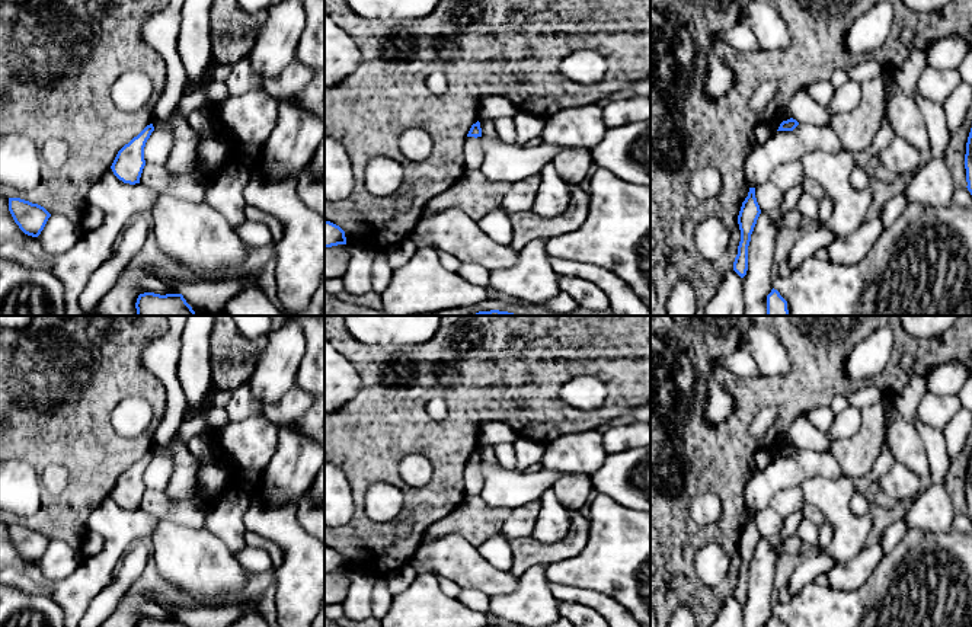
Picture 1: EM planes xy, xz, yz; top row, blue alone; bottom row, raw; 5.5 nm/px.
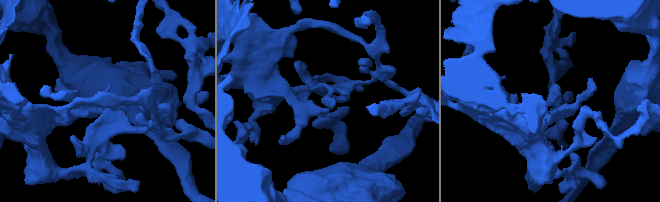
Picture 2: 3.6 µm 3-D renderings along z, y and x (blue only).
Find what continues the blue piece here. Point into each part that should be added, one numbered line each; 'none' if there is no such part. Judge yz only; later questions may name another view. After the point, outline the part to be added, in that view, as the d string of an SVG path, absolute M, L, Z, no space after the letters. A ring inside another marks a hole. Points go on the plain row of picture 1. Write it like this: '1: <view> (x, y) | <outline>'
none

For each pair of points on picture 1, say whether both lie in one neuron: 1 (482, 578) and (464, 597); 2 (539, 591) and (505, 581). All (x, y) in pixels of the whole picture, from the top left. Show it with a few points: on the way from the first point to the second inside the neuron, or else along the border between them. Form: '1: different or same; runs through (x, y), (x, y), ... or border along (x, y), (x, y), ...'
1: different; border along (461, 586), (482, 589), (489, 597)
2: different; border along (520, 578), (512, 591), (491, 597)

